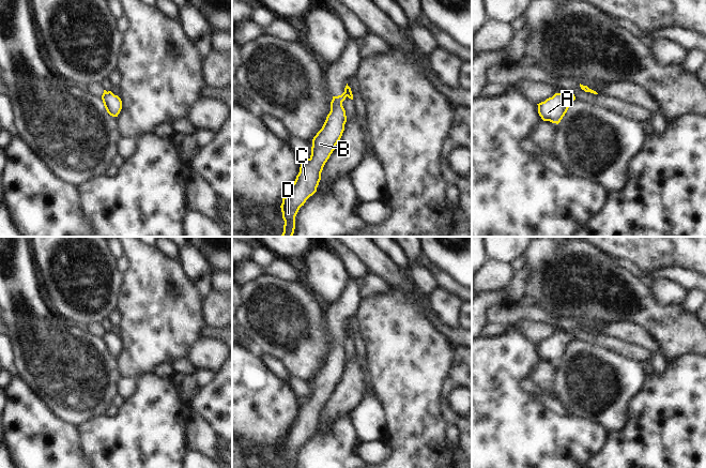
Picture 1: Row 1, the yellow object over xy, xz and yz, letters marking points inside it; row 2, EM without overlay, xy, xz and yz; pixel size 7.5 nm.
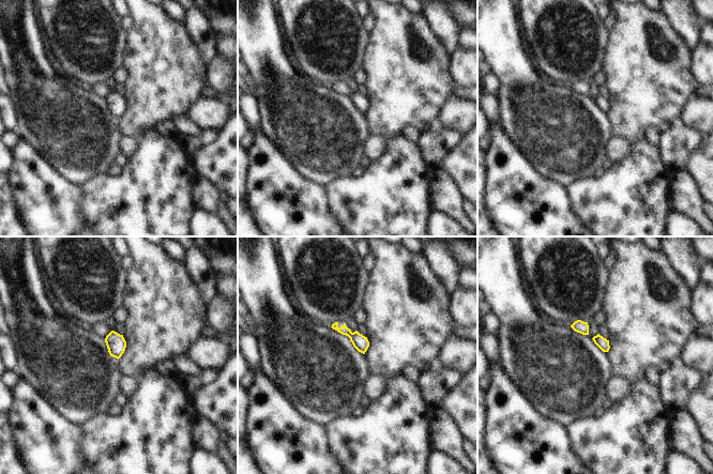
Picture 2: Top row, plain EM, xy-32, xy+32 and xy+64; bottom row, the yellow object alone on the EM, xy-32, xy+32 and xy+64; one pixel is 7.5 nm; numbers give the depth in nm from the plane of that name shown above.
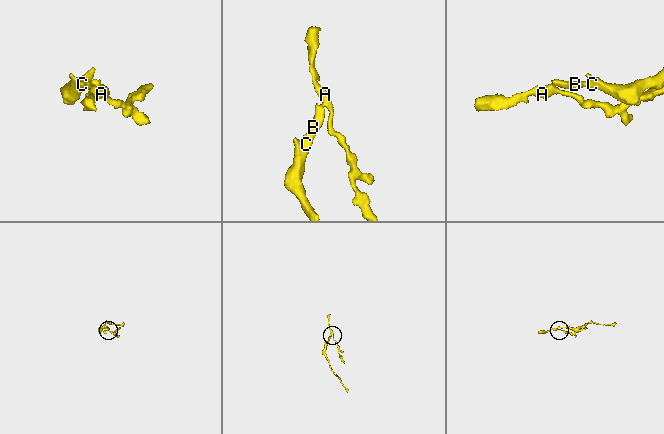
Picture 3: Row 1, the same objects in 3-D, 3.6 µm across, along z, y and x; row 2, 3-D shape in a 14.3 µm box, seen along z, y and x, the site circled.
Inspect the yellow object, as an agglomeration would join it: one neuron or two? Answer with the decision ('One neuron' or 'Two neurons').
Two neurons.

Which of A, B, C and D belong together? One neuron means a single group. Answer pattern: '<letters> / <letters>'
A / B C D

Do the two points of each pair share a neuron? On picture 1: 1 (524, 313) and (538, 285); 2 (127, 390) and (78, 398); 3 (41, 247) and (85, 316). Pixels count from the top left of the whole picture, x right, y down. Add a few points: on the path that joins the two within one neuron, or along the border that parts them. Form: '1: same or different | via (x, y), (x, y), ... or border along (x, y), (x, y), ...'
1: different | border along (526, 300), (533, 303)
2: different | border along (121, 377), (117, 383), (117, 393)
3: same | via (49, 265), (68, 285), (70, 295), (74, 299)

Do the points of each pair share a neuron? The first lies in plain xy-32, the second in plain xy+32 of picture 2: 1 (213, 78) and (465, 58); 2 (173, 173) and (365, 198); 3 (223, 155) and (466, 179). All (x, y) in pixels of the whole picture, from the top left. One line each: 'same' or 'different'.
1: same
2: same
3: same

